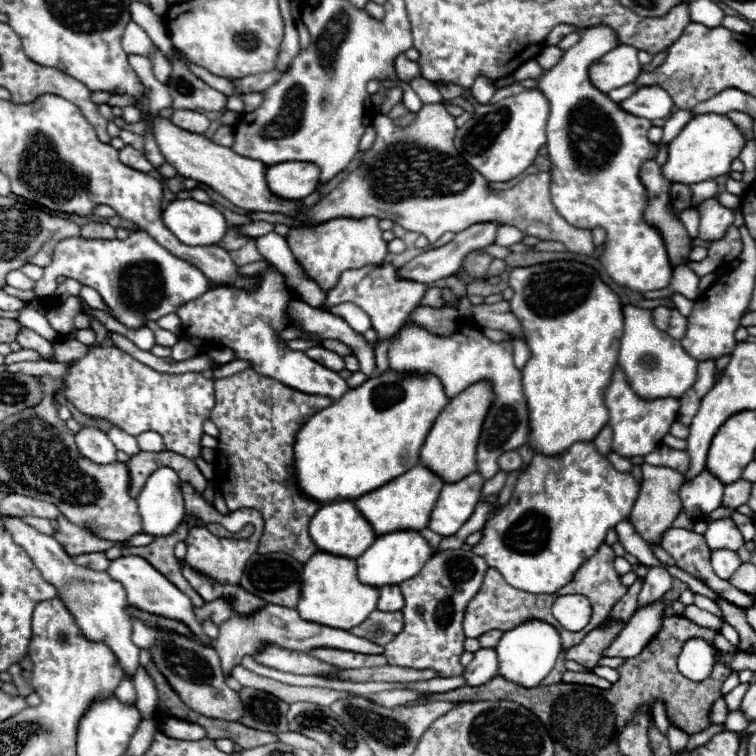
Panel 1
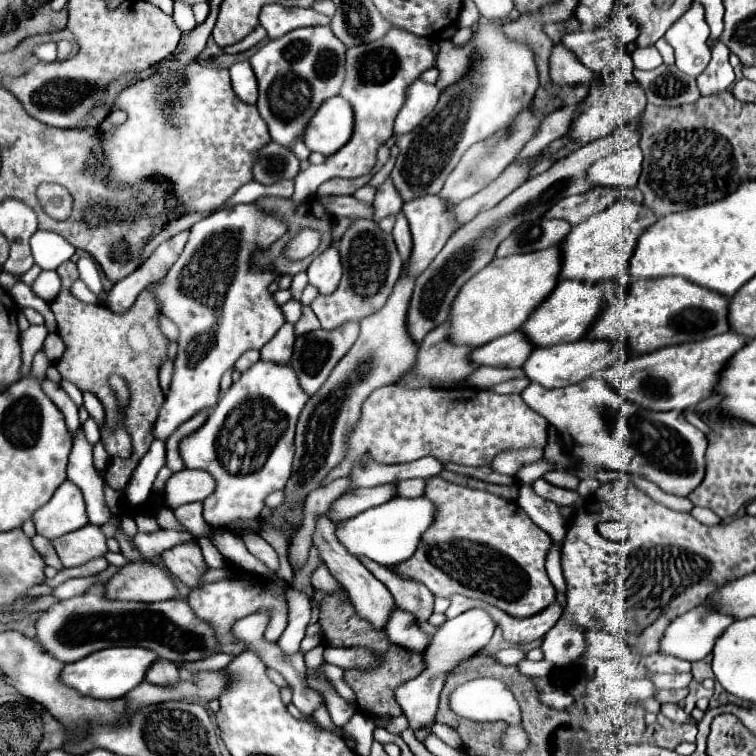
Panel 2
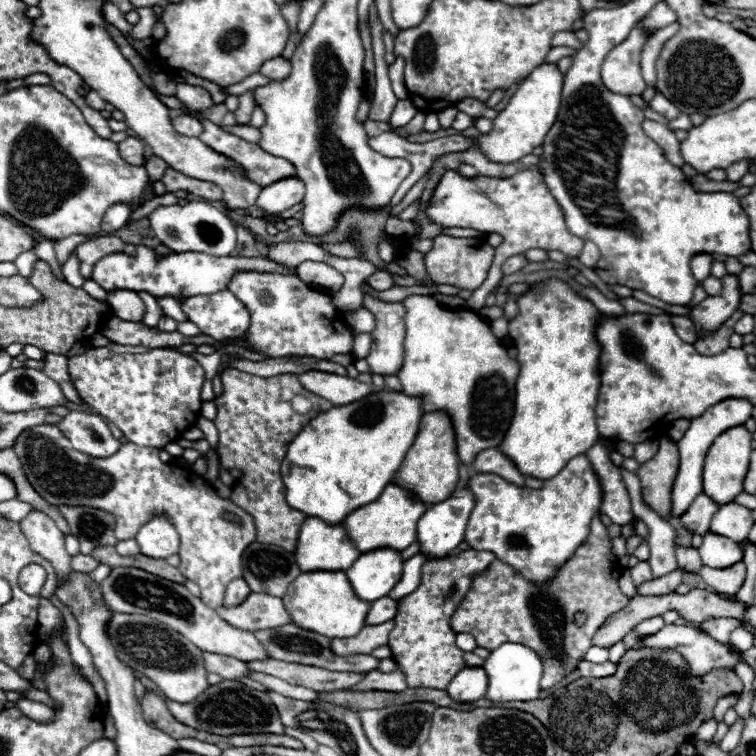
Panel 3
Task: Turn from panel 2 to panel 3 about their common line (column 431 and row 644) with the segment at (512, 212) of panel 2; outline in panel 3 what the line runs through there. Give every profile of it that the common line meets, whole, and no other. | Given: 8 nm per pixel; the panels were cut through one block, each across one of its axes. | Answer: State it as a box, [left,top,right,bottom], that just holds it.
[254,624,380,672]

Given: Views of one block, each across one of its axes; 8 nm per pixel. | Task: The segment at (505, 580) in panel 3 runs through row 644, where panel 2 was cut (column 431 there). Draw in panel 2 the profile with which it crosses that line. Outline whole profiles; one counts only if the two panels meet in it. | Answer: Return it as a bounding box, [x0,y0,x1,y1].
[394,478,556,618]

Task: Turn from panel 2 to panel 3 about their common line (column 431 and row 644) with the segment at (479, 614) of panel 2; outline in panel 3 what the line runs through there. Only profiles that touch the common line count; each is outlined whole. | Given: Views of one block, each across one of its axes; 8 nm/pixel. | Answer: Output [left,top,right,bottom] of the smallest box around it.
[640,624,740,676]

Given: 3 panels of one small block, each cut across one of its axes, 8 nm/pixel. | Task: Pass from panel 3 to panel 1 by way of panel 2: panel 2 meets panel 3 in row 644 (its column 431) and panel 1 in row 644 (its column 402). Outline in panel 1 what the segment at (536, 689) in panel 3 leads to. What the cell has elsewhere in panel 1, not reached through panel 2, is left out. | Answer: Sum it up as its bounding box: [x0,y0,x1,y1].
[496,620,562,688]

